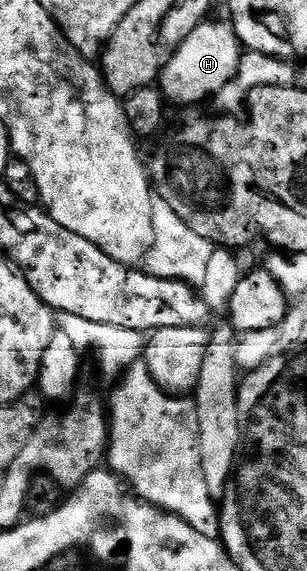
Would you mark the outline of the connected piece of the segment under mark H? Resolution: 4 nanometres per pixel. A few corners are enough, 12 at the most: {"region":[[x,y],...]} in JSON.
{"region":[[205,21],[158,80],[169,104],[214,97],[236,76],[242,44]]}

